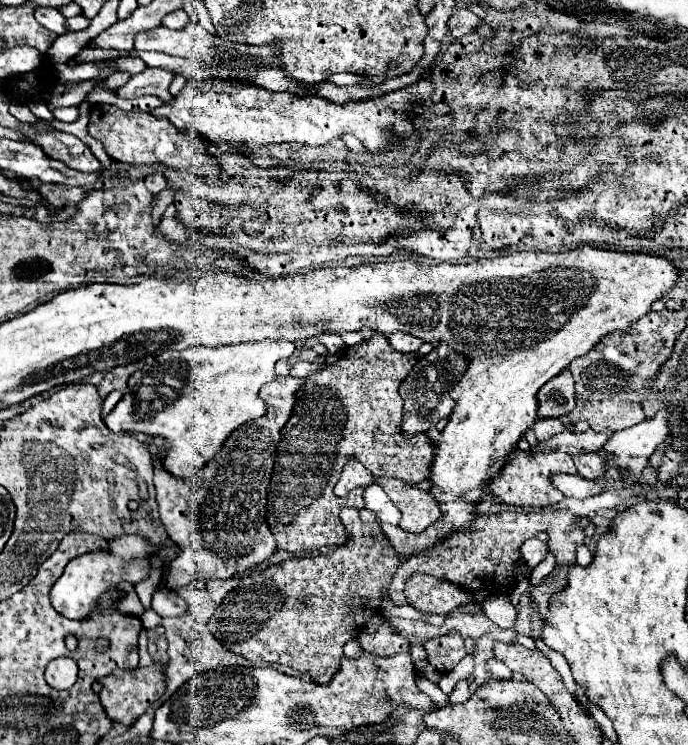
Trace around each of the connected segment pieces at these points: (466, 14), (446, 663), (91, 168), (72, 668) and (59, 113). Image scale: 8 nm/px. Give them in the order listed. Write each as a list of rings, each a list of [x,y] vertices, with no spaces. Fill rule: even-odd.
[[[463,7],[463,9],[455,9],[453,11],[451,19],[447,21],[447,27],[449,27],[449,33],[459,39],[465,33],[473,31],[479,23],[481,23],[481,19],[475,13],[471,13],[467,7]]]
[[[459,631],[429,639],[425,643],[425,651],[427,651],[427,661],[441,673],[453,671],[453,667],[467,655]]]
[[[61,131],[31,133],[29,137],[49,157],[67,163],[67,167],[71,167],[71,169],[85,171],[85,173],[95,173],[95,171],[101,169],[101,163],[91,153],[91,149],[85,143],[81,143],[77,137],[69,135],[69,133],[61,133]]]
[[[53,659],[45,669],[45,681],[53,689],[69,689],[77,681],[77,665],[73,659]]]
[[[63,107],[63,109],[55,109],[53,117],[59,121],[75,121],[79,117],[79,107]]]

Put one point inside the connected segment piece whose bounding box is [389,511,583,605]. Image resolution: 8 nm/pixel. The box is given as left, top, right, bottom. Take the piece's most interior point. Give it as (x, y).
(482, 559)

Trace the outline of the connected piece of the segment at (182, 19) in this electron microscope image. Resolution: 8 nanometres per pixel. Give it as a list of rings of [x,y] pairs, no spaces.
[[[177,9],[177,11],[169,13],[169,15],[163,19],[163,25],[165,25],[165,27],[171,27],[171,29],[181,29],[181,27],[187,25],[187,21],[189,21],[189,17],[187,17],[185,9]]]

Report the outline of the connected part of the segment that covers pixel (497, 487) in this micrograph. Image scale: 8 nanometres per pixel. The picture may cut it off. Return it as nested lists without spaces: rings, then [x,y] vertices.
[[[513,449],[507,461],[503,463],[499,475],[493,477],[491,483],[485,487],[485,493],[493,495],[499,503],[513,503],[521,507],[549,507],[563,499],[563,493],[551,481],[555,473],[577,473],[571,455],[563,451],[537,453],[537,451]]]

